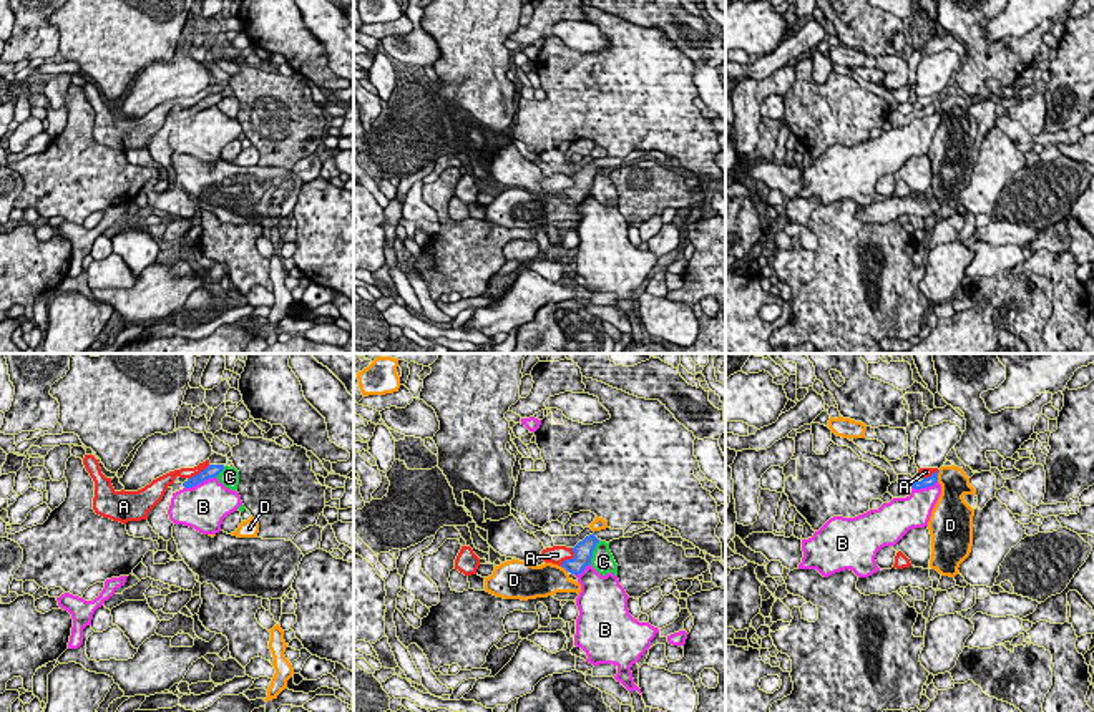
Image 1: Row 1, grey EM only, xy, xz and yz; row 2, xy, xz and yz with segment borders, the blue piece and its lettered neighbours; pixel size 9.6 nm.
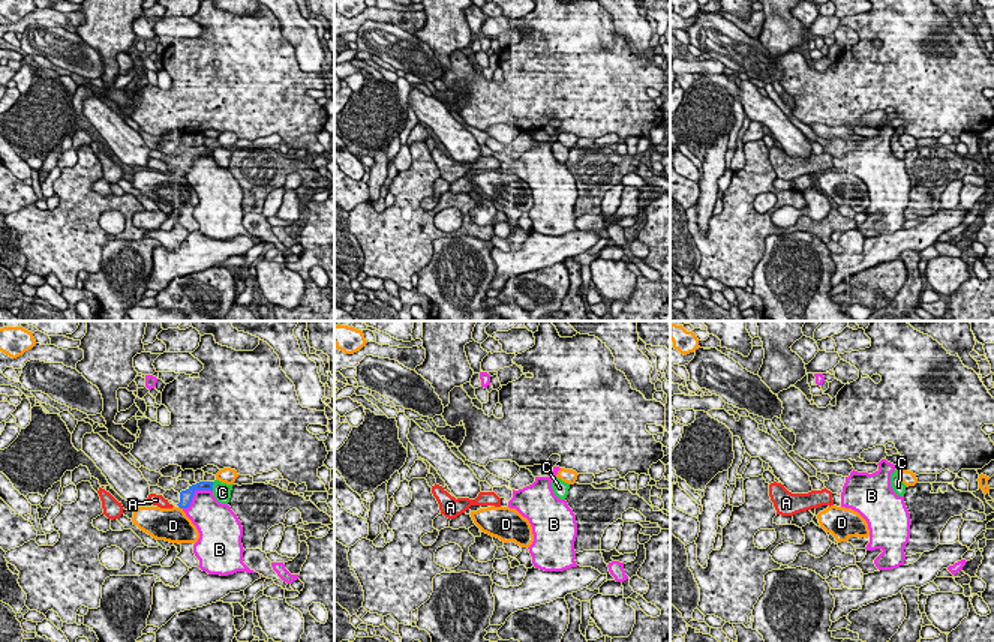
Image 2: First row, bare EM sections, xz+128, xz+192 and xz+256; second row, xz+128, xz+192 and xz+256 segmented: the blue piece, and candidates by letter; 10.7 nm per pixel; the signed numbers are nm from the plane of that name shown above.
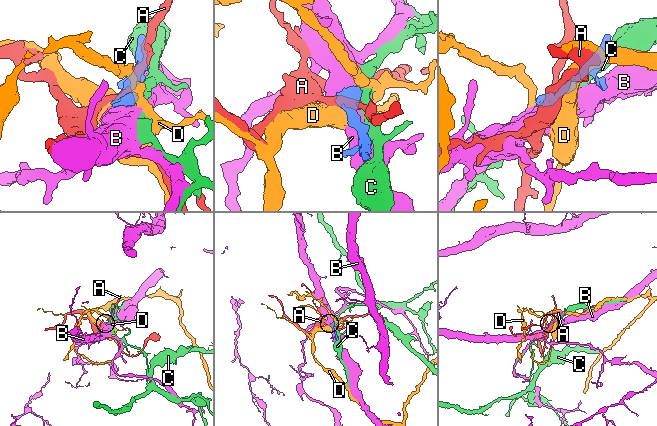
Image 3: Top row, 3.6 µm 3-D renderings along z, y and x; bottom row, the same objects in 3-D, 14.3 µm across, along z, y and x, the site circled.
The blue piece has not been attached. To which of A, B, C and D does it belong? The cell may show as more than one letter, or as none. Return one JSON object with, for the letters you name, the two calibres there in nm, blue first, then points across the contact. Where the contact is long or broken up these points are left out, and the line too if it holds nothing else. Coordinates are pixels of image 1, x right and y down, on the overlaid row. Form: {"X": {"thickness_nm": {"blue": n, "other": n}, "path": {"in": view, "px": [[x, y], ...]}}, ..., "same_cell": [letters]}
{"same_cell": []}

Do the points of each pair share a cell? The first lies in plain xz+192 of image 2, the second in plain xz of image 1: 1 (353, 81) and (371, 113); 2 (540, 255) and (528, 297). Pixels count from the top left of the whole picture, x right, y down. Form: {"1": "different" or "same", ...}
{"1": "different", "2": "same"}

